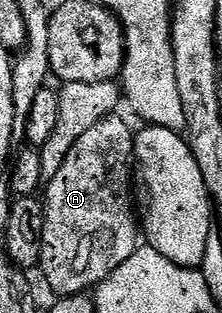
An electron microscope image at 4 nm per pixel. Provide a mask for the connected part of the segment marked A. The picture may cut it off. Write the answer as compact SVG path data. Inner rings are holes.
M119 113L98 120L70 148L62 168L47 183L44 239L40 266L57 295L83 294L105 282L142 242L142 226L134 205L136 134Z

